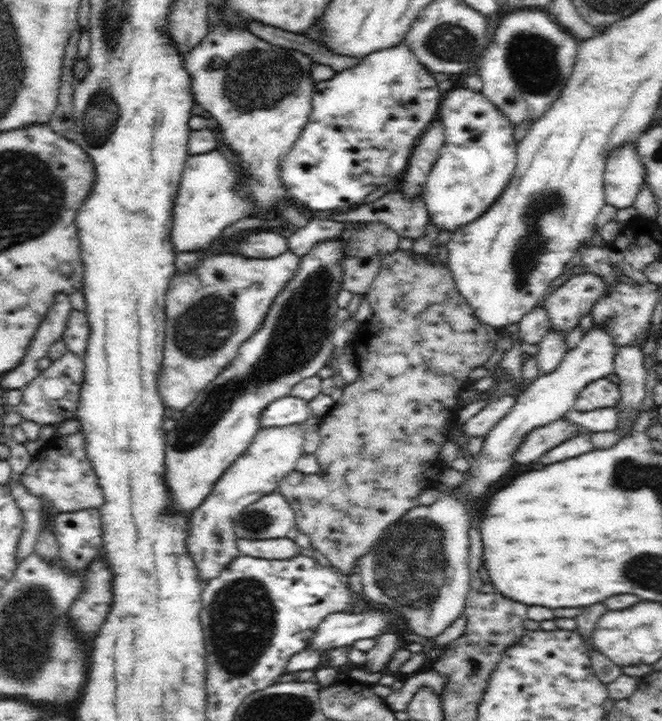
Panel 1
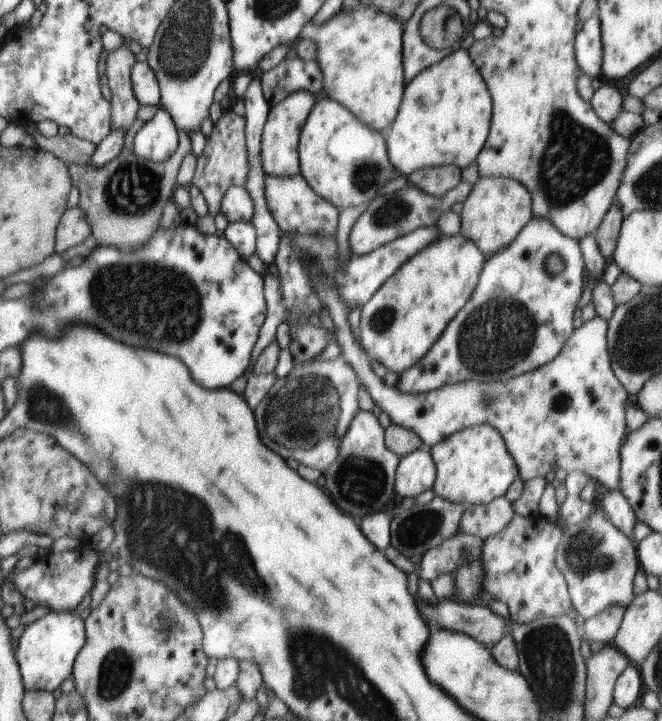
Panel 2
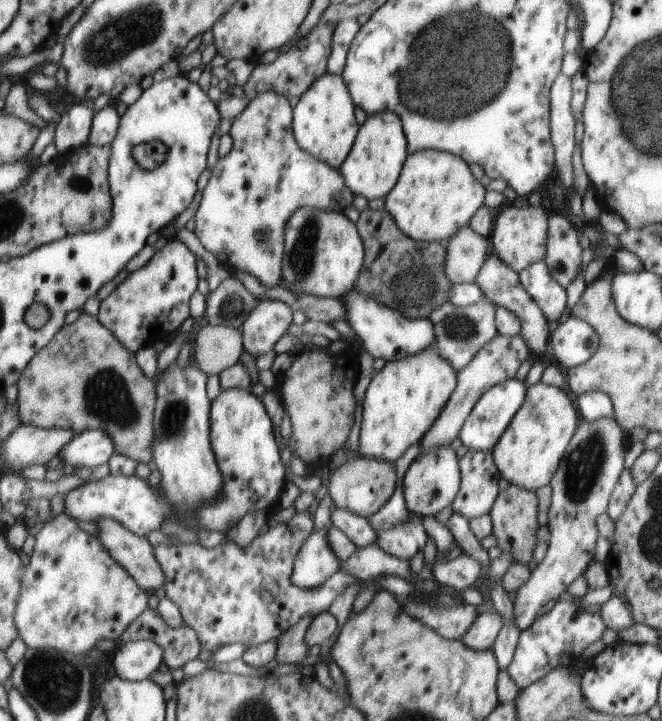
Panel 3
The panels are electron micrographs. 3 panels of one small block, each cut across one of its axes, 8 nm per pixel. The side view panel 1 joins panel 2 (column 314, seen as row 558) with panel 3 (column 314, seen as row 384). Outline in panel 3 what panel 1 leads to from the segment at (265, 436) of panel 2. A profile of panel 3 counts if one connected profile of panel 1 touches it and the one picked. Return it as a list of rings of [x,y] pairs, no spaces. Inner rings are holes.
[[[326,528],[313,529],[302,543],[294,561],[292,582],[299,587],[319,587],[330,575],[342,568],[342,562],[334,554]]]

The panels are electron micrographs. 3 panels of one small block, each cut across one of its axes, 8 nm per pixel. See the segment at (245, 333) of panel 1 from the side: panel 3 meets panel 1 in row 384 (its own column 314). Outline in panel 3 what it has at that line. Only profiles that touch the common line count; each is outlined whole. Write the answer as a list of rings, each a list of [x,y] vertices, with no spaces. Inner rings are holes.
[[[274,91],[260,93],[232,121],[229,130],[233,140],[232,148],[208,172],[202,199],[194,217],[193,231],[204,248],[217,256],[227,269],[242,269],[258,278],[267,288],[272,288],[280,284],[286,223],[294,216],[297,208],[314,207],[344,212],[346,206],[352,204],[354,194],[338,170],[298,146],[292,126],[293,108],[287,97]]]

